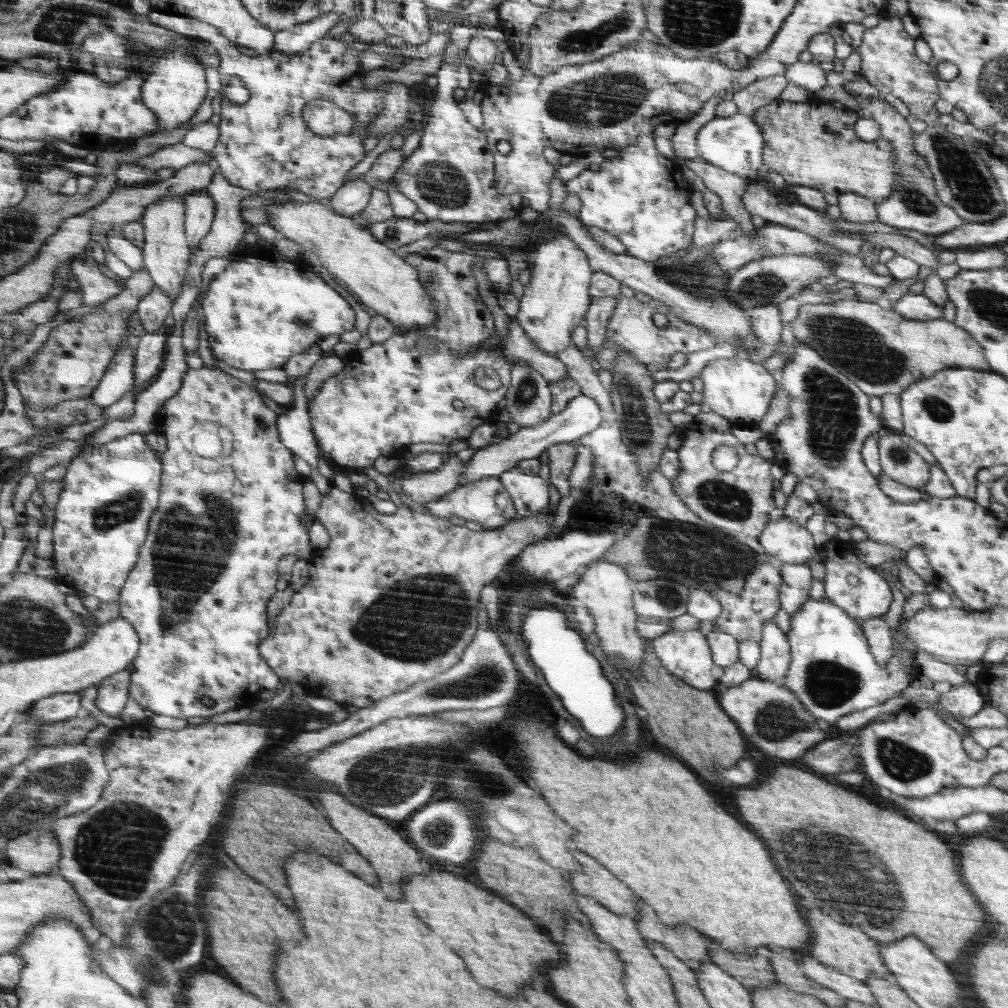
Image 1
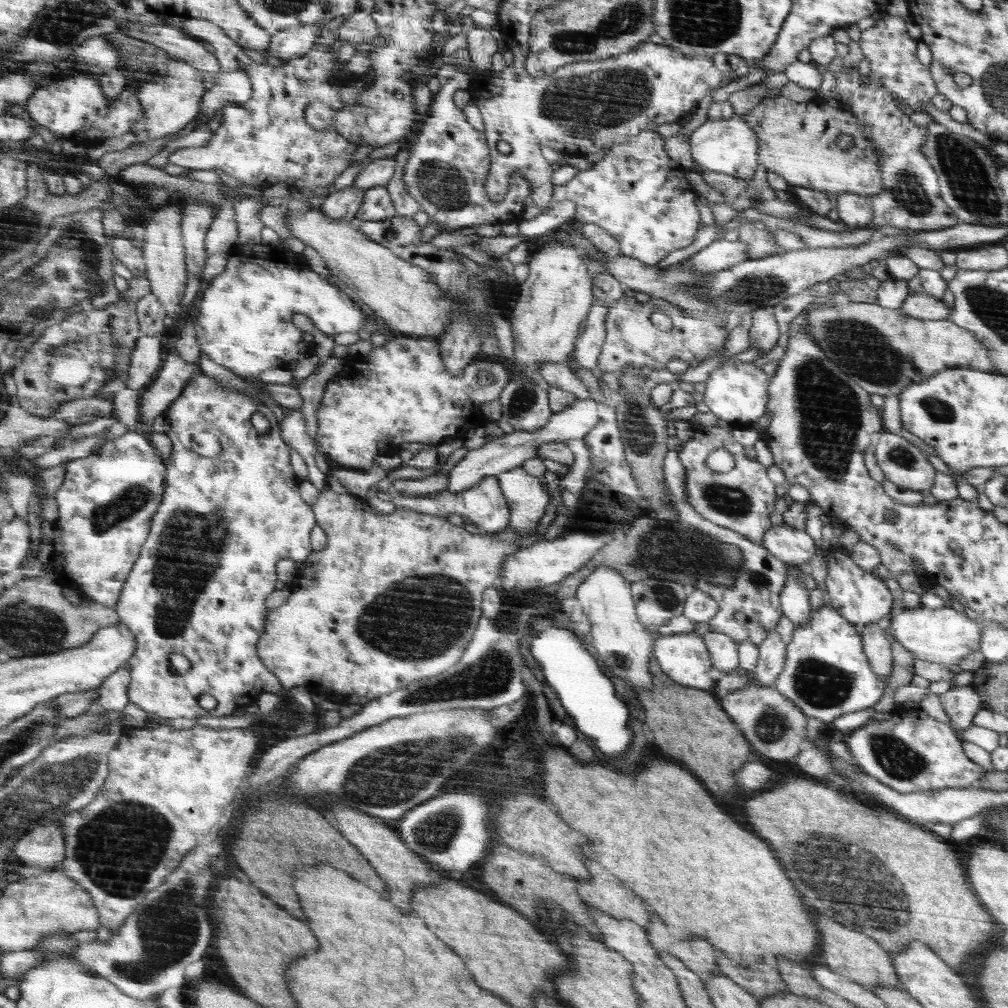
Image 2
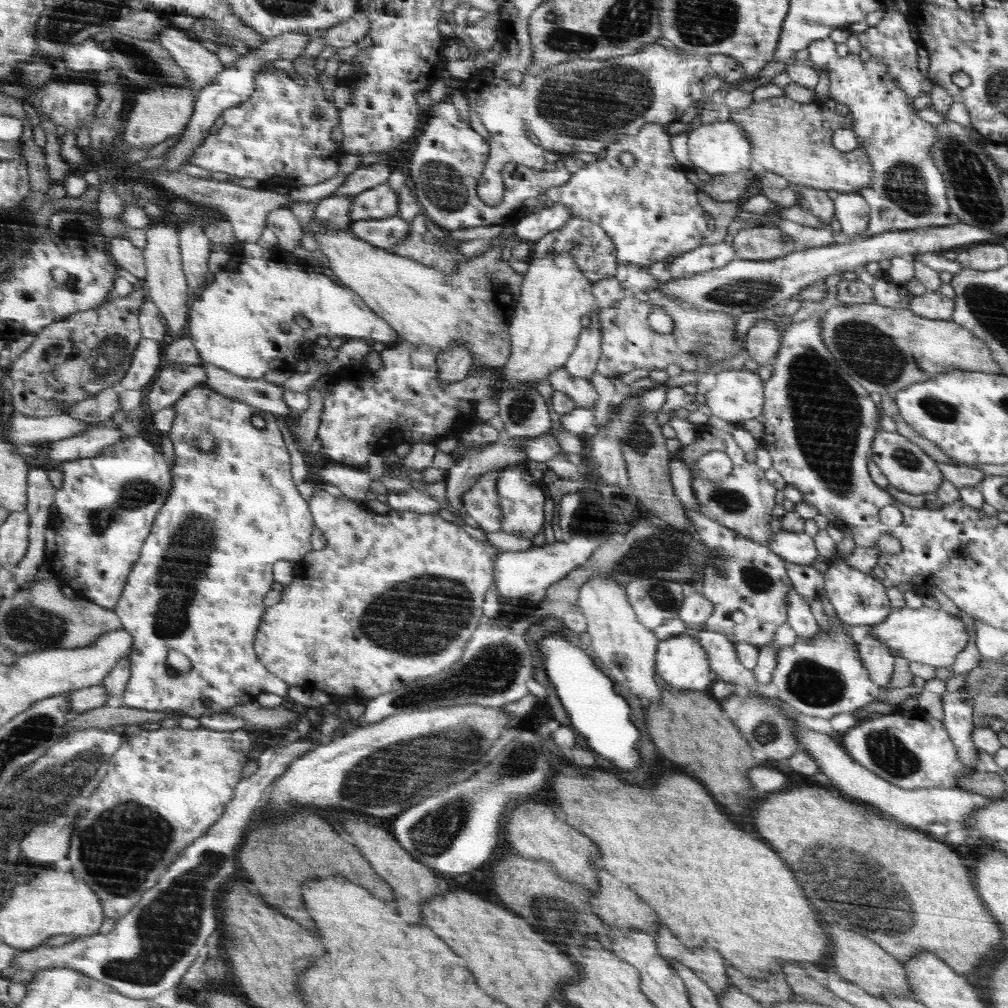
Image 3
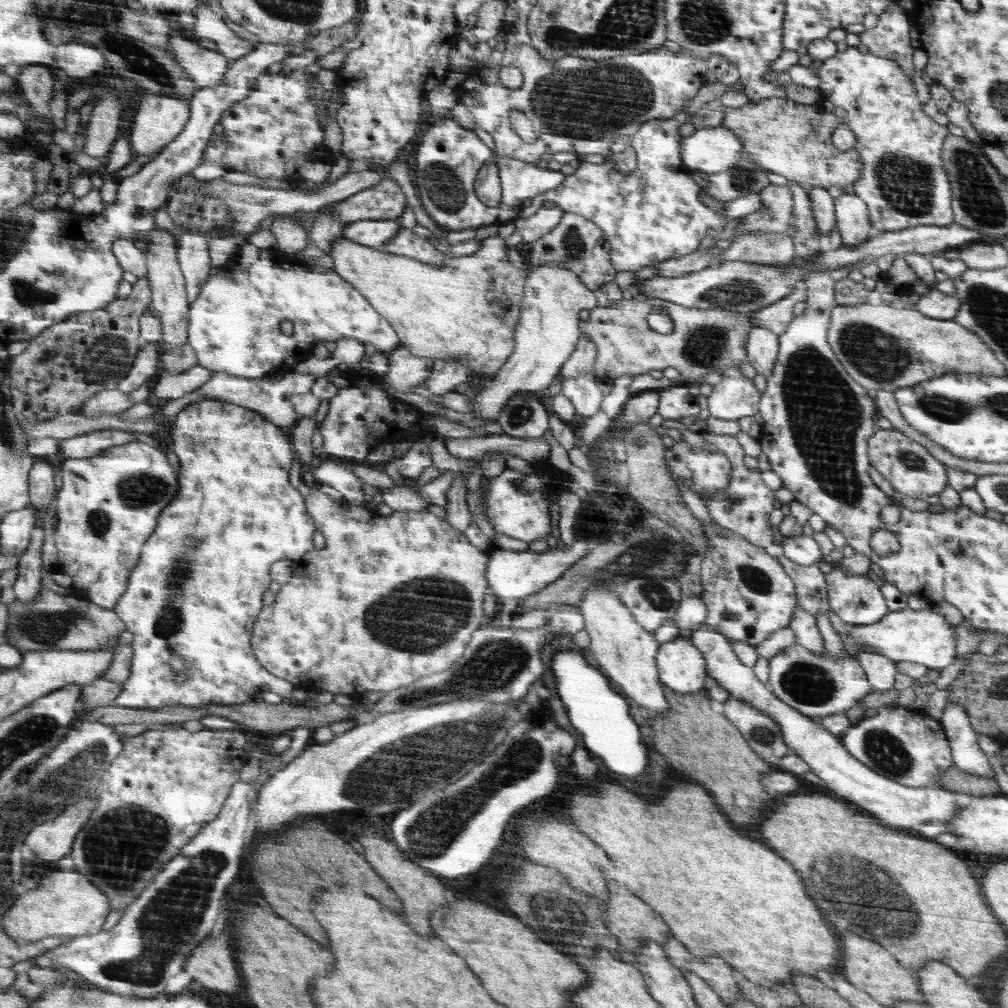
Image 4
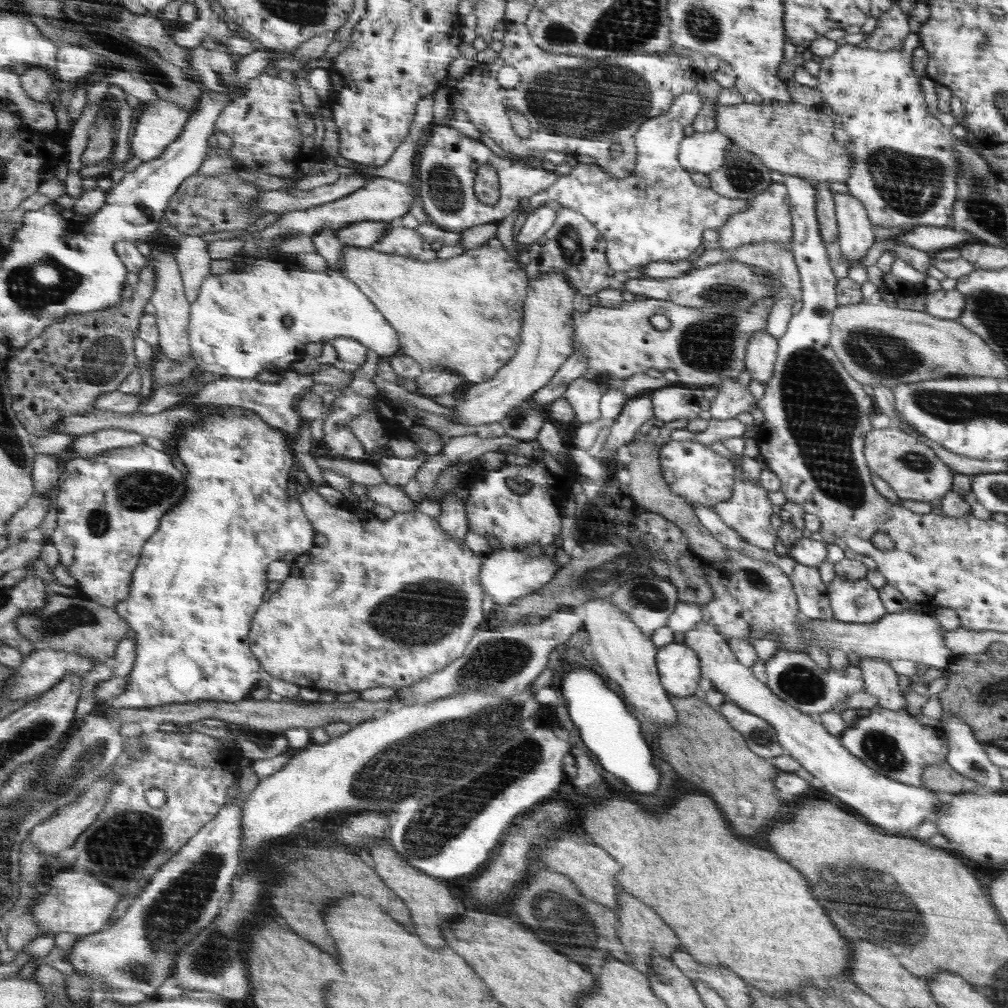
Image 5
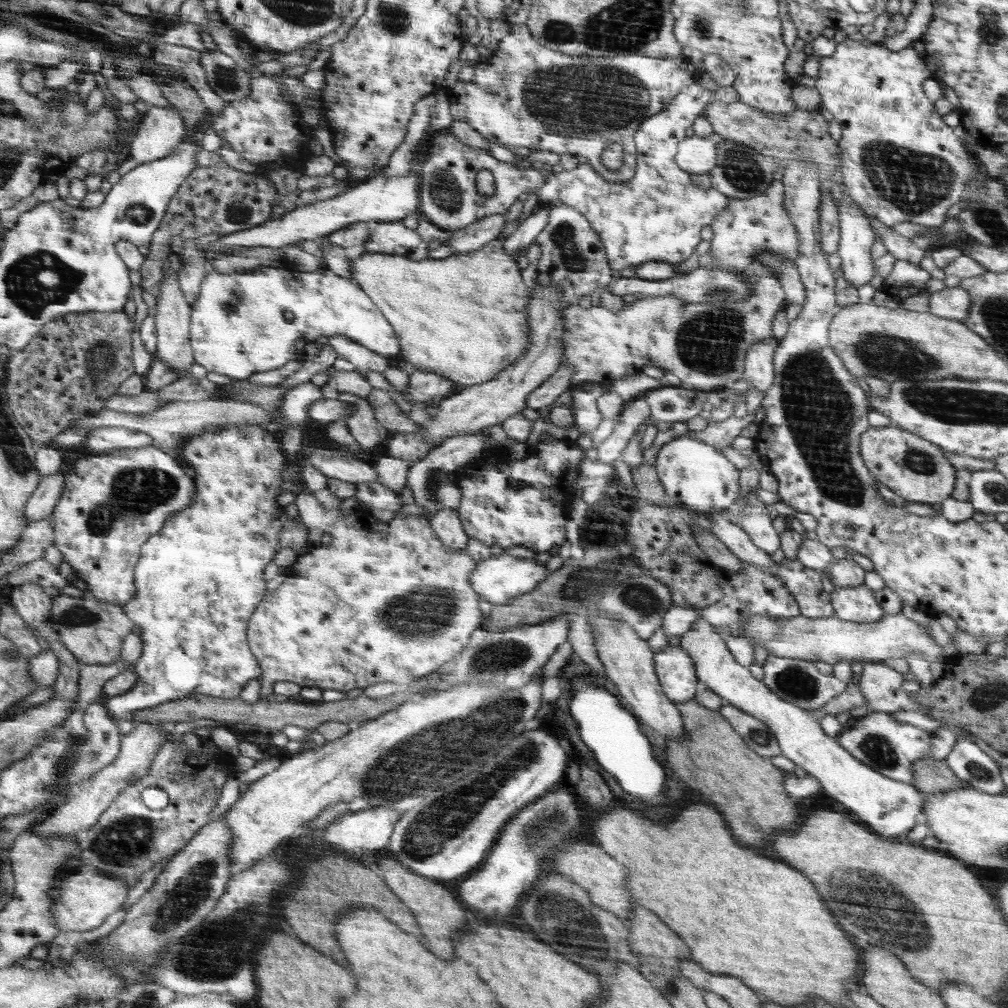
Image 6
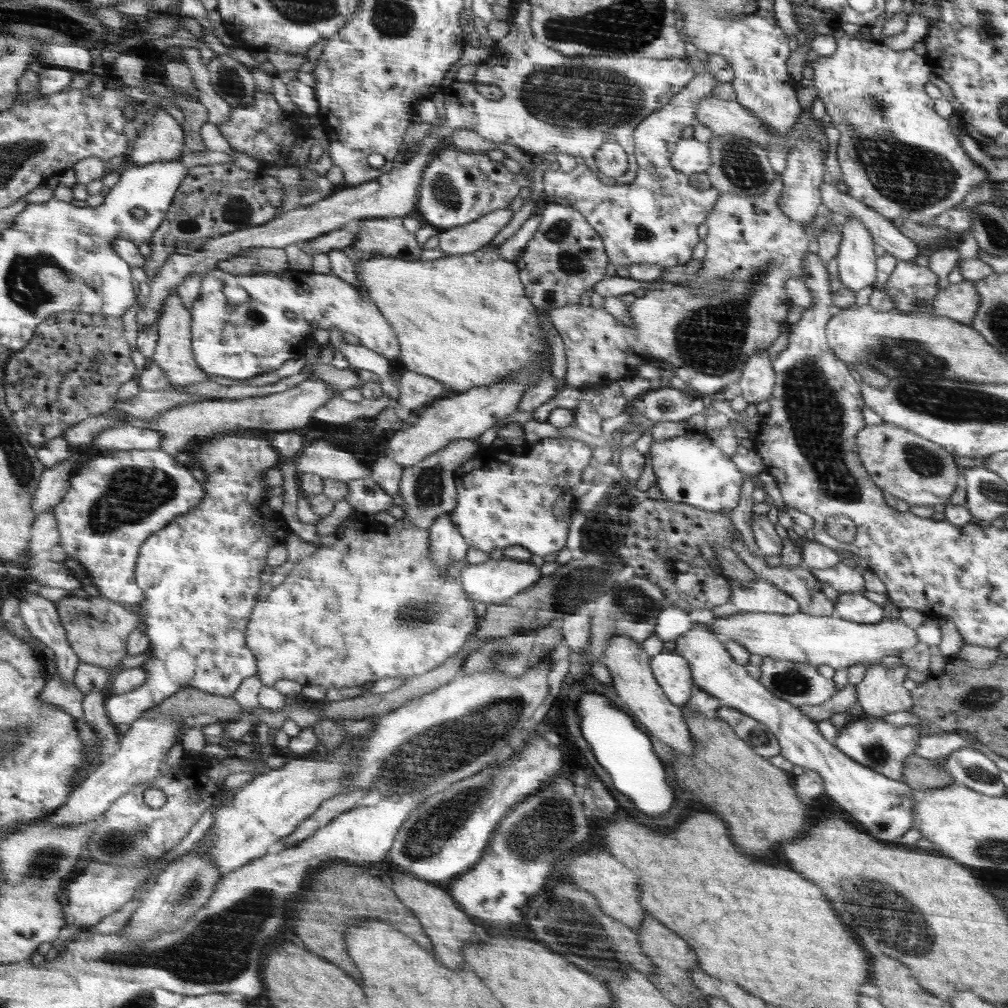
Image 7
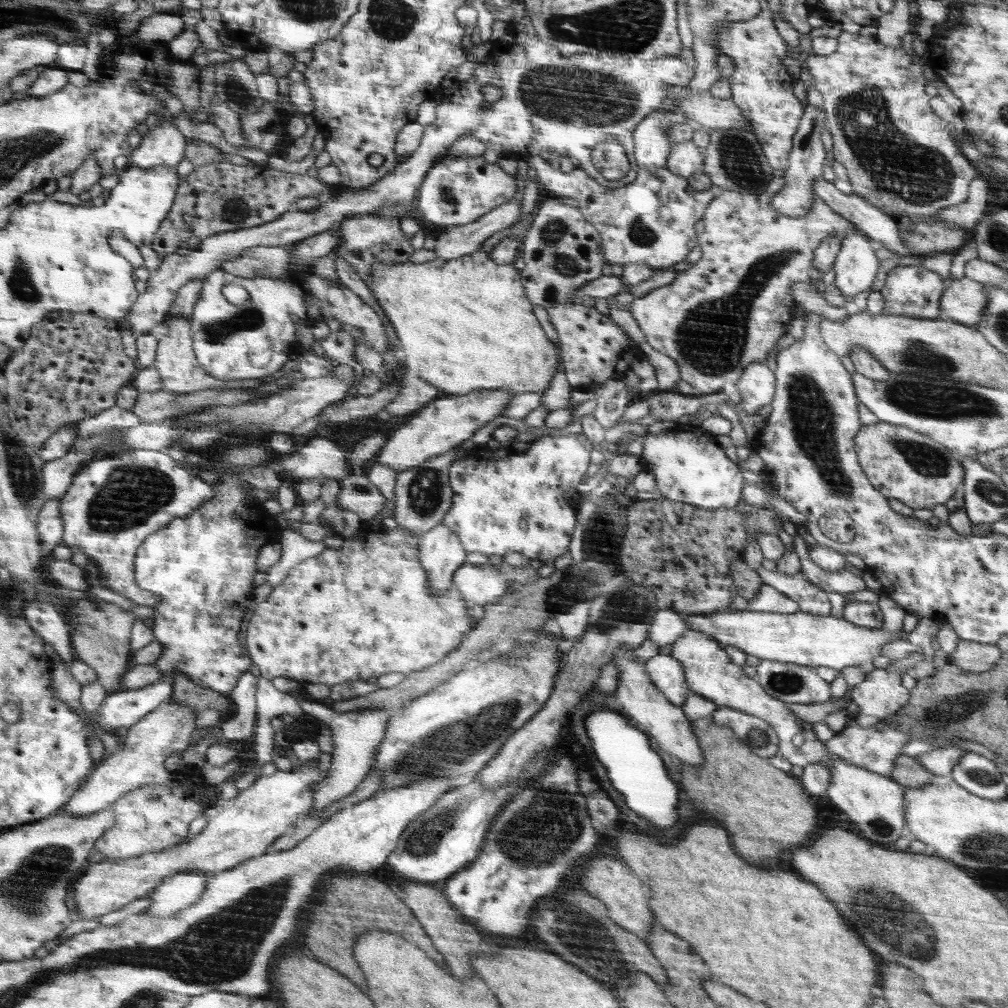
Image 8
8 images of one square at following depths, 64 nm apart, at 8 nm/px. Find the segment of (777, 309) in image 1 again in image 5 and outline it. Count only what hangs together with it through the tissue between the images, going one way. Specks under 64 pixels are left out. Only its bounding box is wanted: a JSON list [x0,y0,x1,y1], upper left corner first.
[745,331,778,385]

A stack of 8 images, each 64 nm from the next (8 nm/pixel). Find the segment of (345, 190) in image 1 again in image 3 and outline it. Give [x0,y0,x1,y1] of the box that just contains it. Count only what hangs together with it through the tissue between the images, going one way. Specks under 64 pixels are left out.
[313,196,356,230]

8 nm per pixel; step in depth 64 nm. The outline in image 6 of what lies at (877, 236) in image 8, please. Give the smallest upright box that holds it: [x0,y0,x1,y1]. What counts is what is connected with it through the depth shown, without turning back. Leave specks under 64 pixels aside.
[866,215,925,265]

